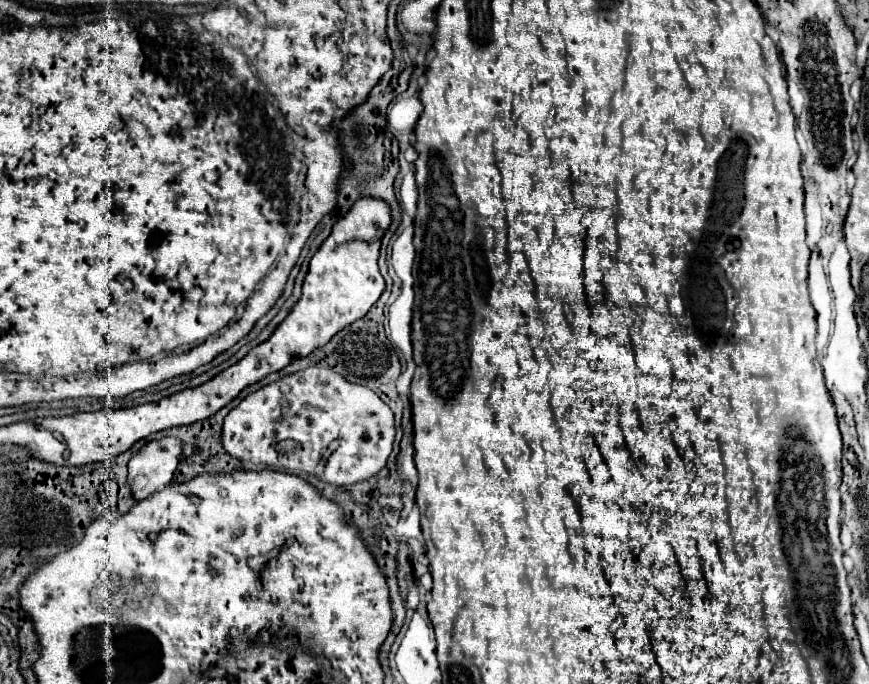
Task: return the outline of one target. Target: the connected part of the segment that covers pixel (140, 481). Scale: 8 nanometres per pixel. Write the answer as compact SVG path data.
M173 436L151 440L129 460L127 482L131 486L131 496L143 500L145 496L165 488L179 464L181 442Z

